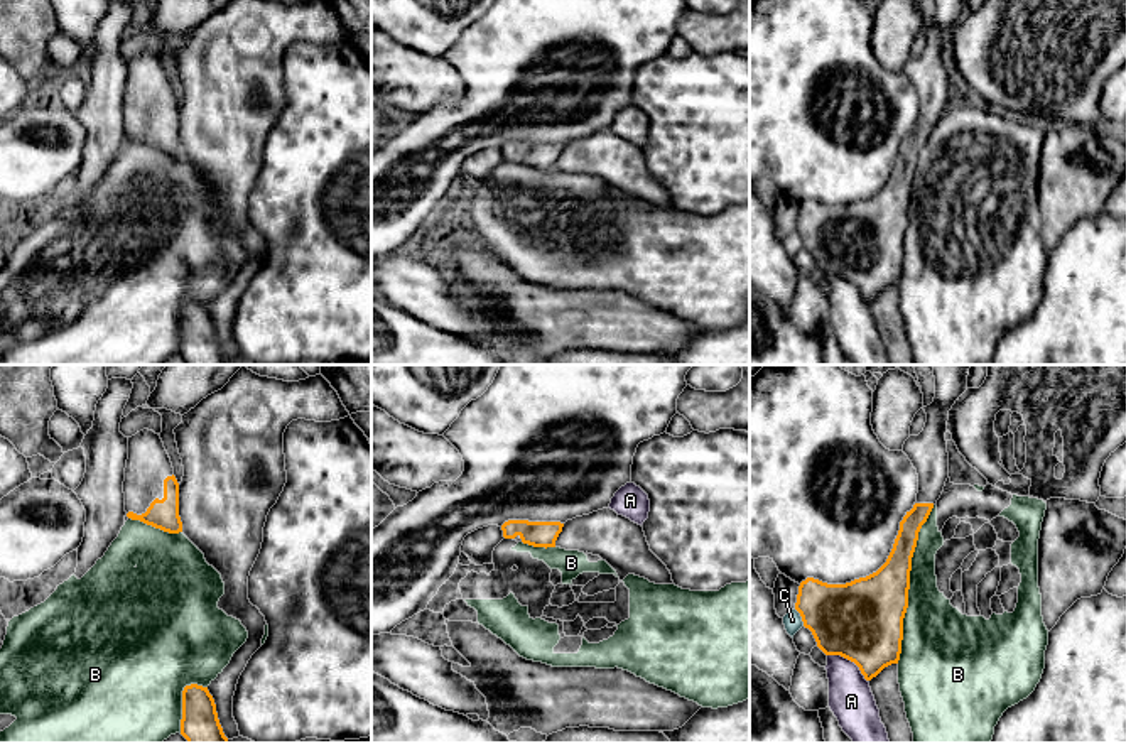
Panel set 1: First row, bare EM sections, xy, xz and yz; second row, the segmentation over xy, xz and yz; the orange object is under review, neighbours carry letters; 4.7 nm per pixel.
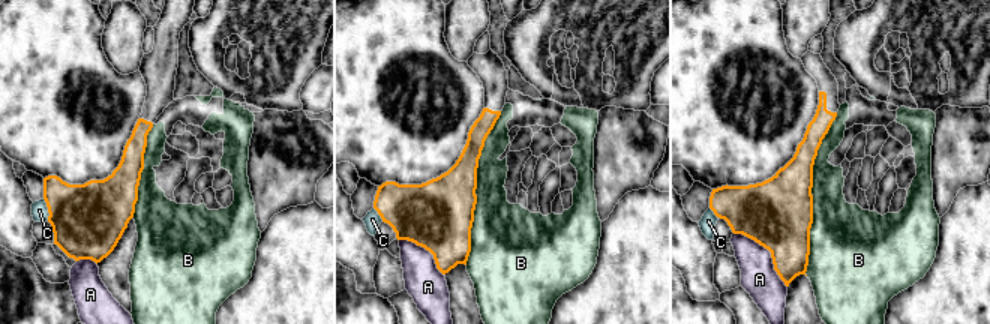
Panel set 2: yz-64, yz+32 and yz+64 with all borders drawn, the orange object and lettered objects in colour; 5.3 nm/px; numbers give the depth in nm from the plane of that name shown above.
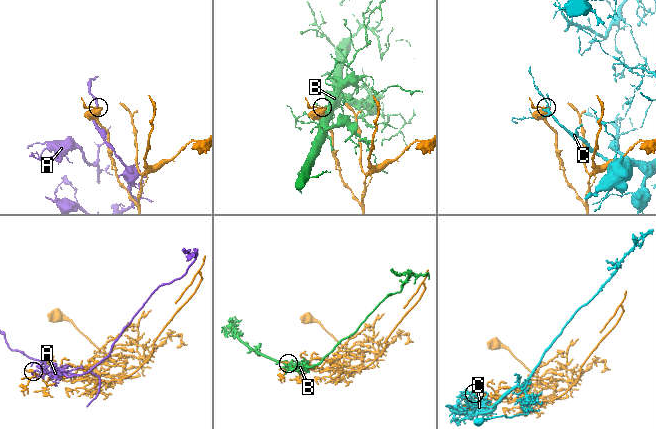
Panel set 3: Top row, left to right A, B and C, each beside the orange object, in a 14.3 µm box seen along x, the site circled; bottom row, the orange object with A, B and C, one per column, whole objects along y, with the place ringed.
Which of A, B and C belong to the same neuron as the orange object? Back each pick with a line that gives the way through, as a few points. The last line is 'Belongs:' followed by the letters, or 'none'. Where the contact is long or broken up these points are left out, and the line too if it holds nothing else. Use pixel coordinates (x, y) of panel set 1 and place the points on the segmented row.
Belongs: none

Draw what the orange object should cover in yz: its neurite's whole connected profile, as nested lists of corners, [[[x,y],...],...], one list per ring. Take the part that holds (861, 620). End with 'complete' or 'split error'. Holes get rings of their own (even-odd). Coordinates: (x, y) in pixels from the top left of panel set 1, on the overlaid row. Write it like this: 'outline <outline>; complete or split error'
outline [[[934,365],[935,397],[930,405],[923,407],[927,414],[925,427],[918,436],[910,436],[901,449],[918,475],[917,502],[900,522],[900,530],[886,562],[876,572],[846,584],[827,584],[807,578],[798,586],[795,610],[800,613],[804,626],[812,632],[817,647],[826,655],[841,655],[854,662],[866,681],[871,681],[885,667],[900,660],[903,618],[908,608],[912,557],[918,532],[940,498],[949,478],[945,441],[949,410],[967,390],[969,368],[971,365]]]; split error

